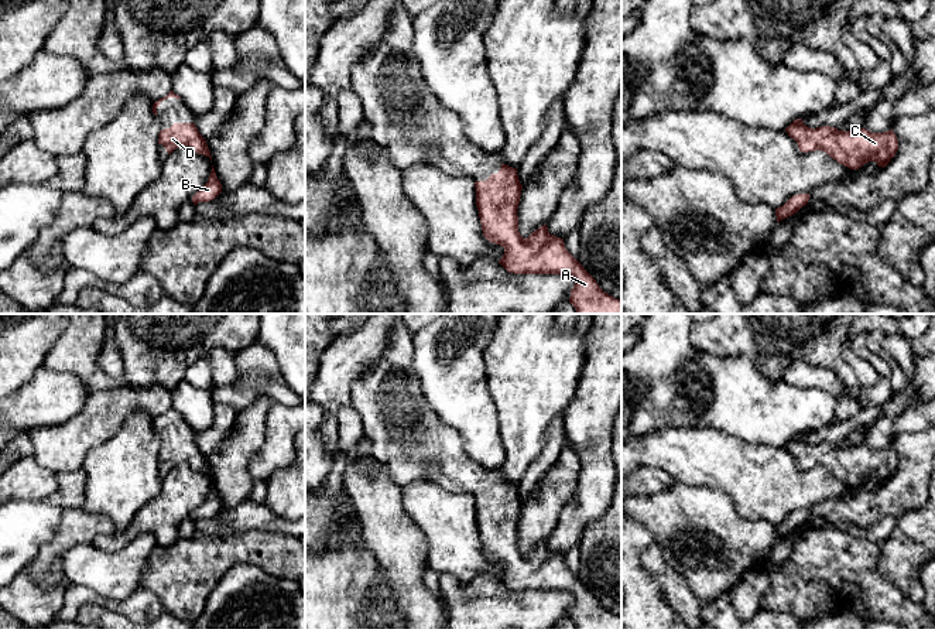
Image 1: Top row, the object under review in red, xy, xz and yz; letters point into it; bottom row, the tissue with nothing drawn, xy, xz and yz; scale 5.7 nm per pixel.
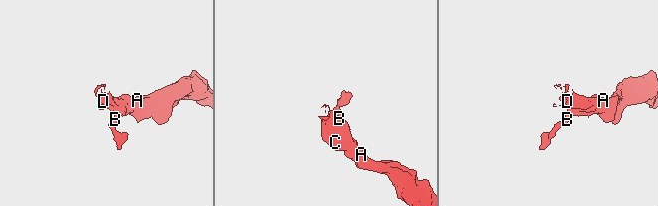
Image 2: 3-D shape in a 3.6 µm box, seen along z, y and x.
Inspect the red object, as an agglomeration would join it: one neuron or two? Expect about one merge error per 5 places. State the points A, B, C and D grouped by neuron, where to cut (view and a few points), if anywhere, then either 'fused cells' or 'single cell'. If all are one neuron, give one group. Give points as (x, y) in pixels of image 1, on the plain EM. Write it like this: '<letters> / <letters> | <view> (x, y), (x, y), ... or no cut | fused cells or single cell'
A B C D | no cut | single cell

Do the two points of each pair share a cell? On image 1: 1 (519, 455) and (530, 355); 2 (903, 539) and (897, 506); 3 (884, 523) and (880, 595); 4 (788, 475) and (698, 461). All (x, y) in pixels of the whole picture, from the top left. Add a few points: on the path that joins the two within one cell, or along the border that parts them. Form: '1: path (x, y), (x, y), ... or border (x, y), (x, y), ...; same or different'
1: path (523, 430), (530, 380); same
2: border (920, 508), (906, 512), (898, 518); different
3: border (848, 532), (879, 544); different
4: path (766, 475), (750, 475), (721, 461); same

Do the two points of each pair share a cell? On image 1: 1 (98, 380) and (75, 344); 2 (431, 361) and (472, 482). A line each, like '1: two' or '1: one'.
1: one
2: two

